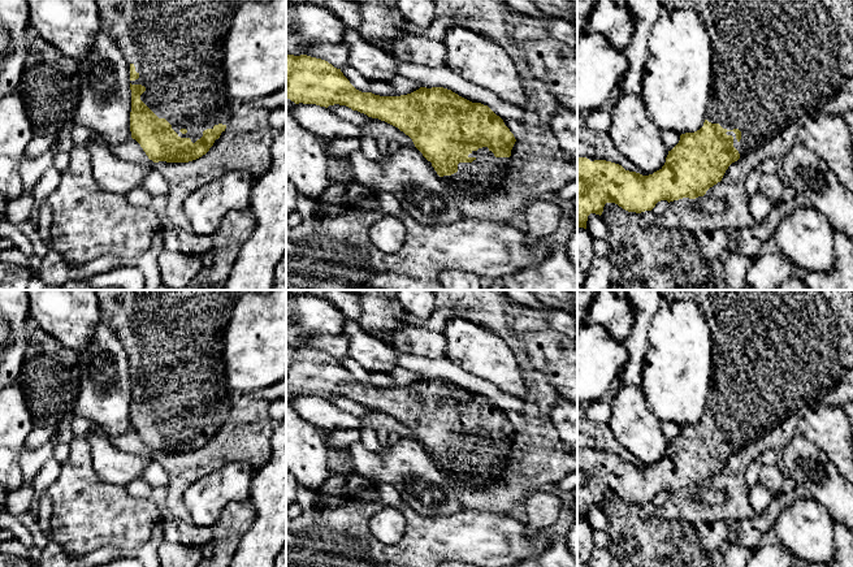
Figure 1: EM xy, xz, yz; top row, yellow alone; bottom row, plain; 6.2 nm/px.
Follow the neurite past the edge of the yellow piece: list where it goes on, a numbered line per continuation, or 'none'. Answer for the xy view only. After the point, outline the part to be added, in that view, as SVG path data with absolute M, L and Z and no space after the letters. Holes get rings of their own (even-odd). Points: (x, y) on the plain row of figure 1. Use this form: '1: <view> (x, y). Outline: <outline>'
1: xy (176, 336). Outline: M95 290L100 307L100 317L117 334L129 355L135 358L139 369L131 376L142 376L146 382L140 391L159 408L165 410L181 429L192 434L203 428L203 423L215 416L228 416L235 398L228 390L222 367L222 332L229 321L238 290Z

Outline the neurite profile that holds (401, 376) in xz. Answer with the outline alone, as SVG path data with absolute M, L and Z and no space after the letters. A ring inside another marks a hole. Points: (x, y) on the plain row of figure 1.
M400 367L393 369L389 376L397 388L411 385L421 378L417 373Z

